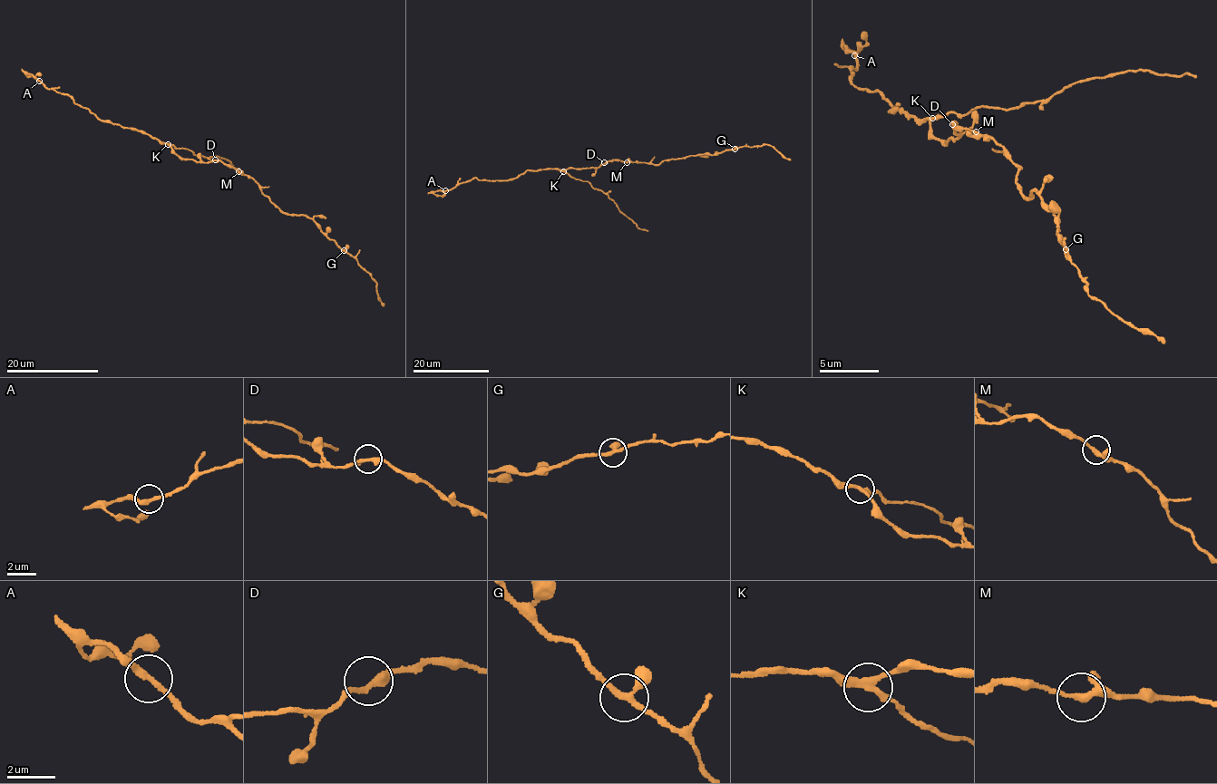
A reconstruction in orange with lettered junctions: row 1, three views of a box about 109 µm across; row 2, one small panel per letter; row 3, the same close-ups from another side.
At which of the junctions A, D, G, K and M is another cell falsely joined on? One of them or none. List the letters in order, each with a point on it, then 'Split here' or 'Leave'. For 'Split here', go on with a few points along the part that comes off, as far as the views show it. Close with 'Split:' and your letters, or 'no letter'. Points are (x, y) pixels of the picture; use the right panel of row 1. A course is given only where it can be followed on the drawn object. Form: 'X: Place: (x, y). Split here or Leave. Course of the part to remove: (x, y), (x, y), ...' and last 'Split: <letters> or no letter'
A: Place: (854, 55). Leave
D: Place: (952, 124). Leave
G: Place: (1066, 249). Leave
K: Place: (932, 118). Split here. Course of the part to remove: (931, 117), (959, 115), (988, 104), (1010, 109), (1074, 82), (1144, 69), (1188, 71), (1197, 78)
M: Place: (976, 131). Leave
Split: K

